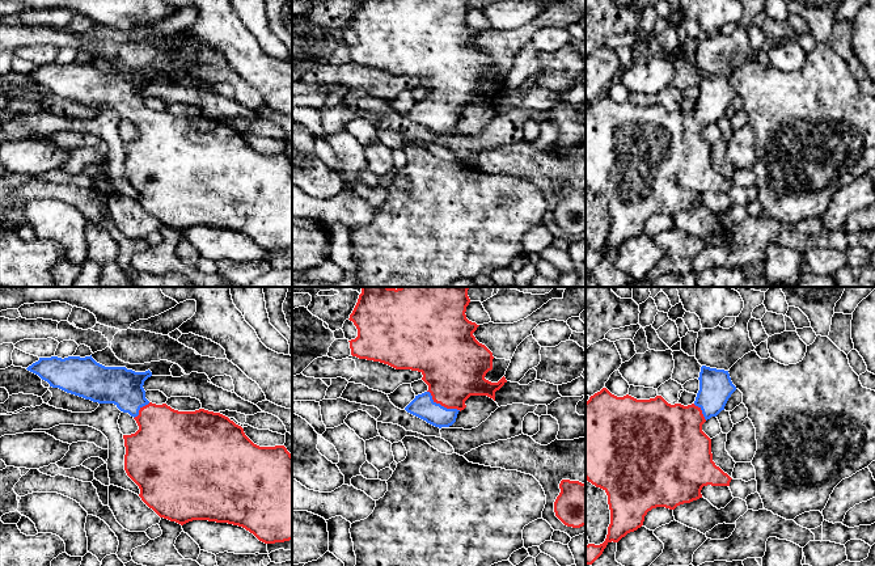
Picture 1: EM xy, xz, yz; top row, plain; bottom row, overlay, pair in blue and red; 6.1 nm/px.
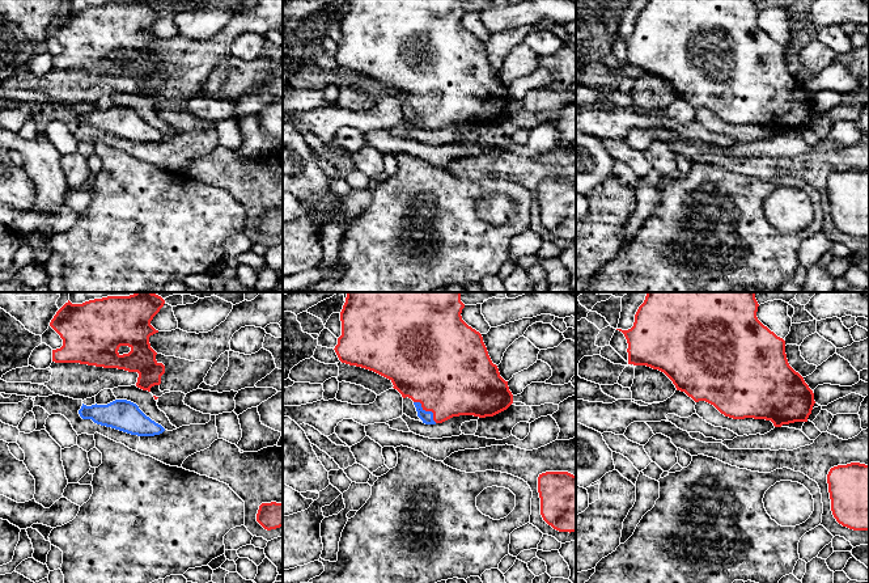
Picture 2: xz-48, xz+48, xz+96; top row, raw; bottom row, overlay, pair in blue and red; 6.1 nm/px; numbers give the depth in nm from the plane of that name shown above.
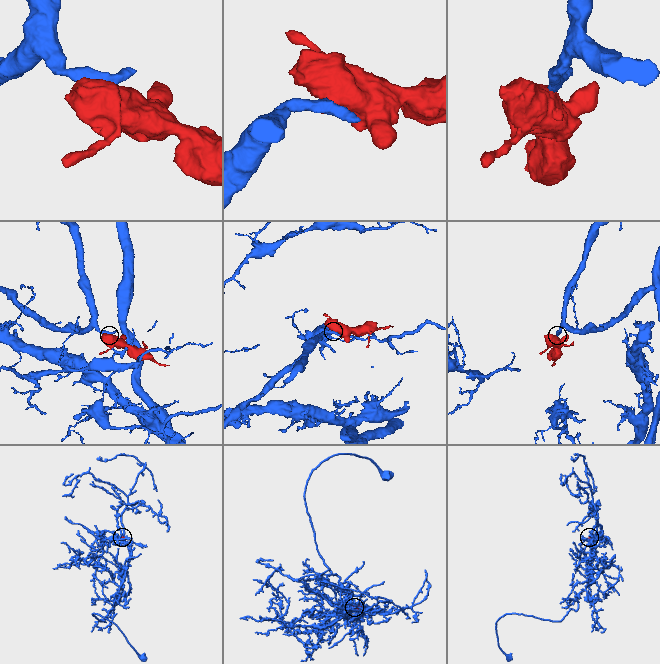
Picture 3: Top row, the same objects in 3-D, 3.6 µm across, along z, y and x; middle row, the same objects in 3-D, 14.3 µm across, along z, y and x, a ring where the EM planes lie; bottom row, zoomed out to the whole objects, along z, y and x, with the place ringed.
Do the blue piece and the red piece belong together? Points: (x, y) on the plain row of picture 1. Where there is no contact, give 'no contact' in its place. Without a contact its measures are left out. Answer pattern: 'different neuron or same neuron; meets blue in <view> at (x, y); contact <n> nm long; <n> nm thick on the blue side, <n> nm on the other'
same neuron; meets blue in xz at (443, 113); contact 240 nm long; 140 nm thick on the blue side, 400 nm on the other

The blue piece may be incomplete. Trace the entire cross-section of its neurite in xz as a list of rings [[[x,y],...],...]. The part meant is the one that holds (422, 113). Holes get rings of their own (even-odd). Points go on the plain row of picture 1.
[[[360,0],[348,25],[358,35],[358,43],[348,47],[352,63],[423,81],[422,86],[428,92],[428,97],[415,102],[405,117],[439,135],[456,128],[457,121],[466,114],[465,107],[470,102],[487,102],[495,107],[495,98],[507,89],[504,83],[498,89],[485,85],[493,76],[494,63],[473,42],[479,31],[466,25],[469,9],[468,0]]]

